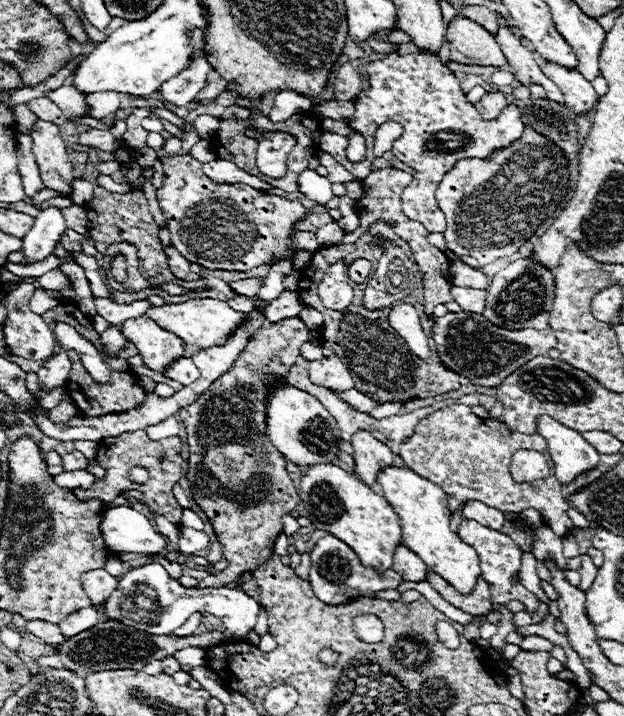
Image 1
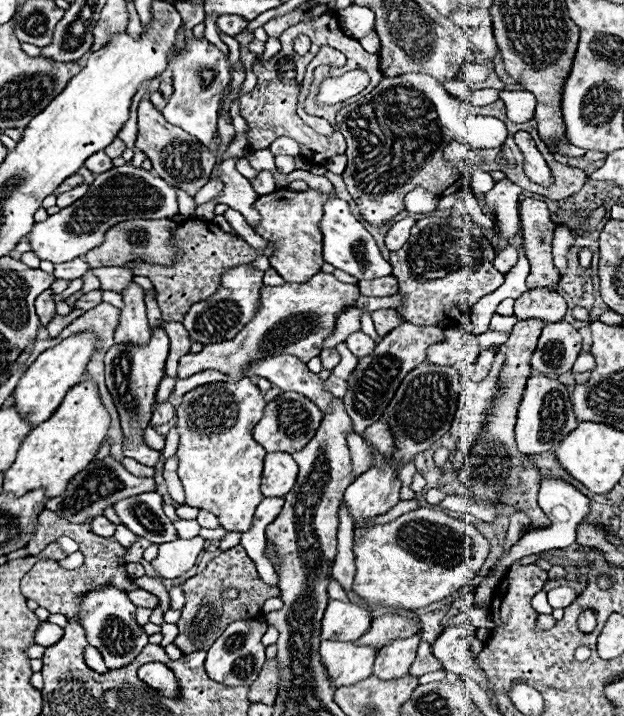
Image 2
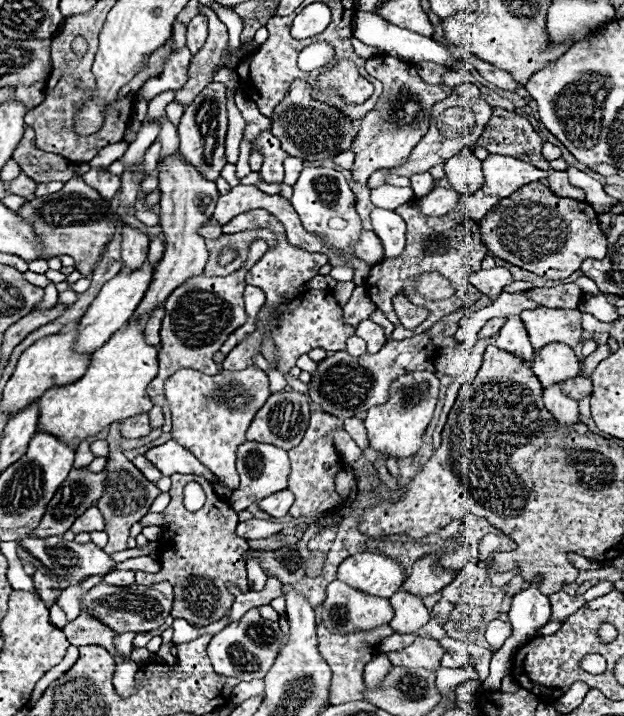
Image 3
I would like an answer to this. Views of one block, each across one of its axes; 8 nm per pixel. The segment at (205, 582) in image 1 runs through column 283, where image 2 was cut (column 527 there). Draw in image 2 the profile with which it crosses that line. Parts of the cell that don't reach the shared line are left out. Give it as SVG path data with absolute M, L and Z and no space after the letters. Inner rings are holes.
M520 320L514 330L510 332L510 338L506 344L502 344L498 350L506 354L506 362L500 370L498 382L496 382L496 398L492 398L492 410L488 412L486 424L480 430L480 436L476 438L474 446L470 448L470 454L464 458L462 468L458 470L458 482L466 486L472 500L478 504L506 504L516 508L518 512L524 512L530 518L530 530L546 528L550 526L550 518L540 510L536 498L538 498L538 486L540 486L540 474L538 468L528 454L520 454L514 438L514 426L518 416L518 406L526 388L526 380L532 372L530 368L530 356L536 348L536 342L540 338L540 330L546 322L542 320Z

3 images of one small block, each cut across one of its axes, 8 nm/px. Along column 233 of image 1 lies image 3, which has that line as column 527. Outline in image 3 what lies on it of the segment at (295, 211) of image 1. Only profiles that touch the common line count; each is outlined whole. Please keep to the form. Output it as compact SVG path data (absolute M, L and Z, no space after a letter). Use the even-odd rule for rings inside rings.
M530 182L500 200L480 220L480 236L492 256L548 280L570 276L586 258L604 258L608 246L600 230L598 214L588 202L560 198L540 182Z

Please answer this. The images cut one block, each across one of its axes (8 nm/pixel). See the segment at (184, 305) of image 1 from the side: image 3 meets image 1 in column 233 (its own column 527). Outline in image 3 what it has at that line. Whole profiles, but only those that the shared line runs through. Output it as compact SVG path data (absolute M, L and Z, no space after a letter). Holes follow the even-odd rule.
M538 306L532 310L522 310L520 318L528 330L534 350L546 346L548 342L564 342L572 348L582 342L580 310Z

